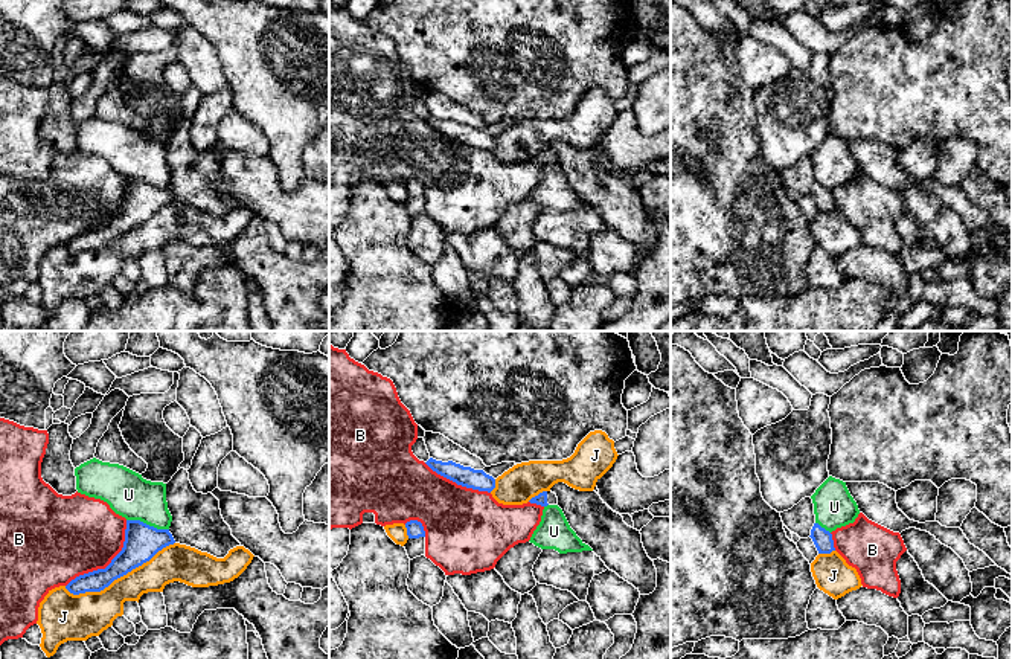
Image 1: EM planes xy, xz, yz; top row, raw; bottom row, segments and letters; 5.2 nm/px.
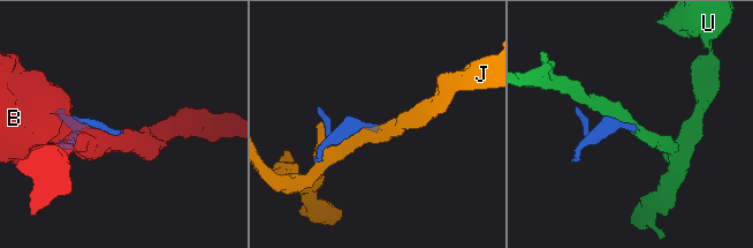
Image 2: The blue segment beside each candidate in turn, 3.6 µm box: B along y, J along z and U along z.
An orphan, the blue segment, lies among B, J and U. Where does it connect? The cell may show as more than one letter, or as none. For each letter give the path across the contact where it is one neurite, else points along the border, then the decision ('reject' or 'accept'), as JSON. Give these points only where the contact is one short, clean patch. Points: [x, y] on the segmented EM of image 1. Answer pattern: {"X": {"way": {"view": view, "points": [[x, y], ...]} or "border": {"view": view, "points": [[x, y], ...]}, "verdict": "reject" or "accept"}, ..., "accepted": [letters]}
{"B": {"verdict": "reject"}, "J": {"verdict": "reject"}, "U": {"verdict": "reject"}, "accepted": []}

